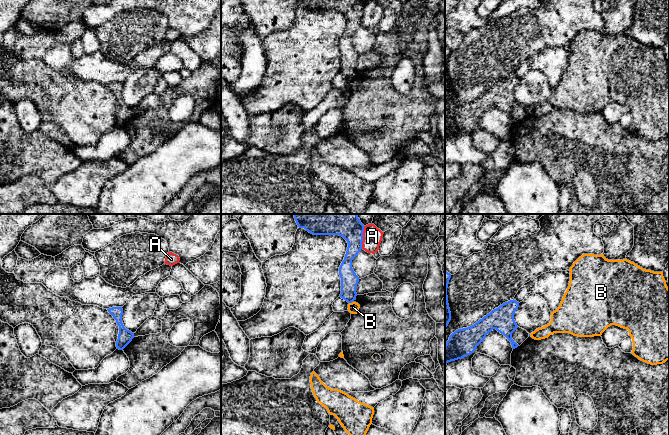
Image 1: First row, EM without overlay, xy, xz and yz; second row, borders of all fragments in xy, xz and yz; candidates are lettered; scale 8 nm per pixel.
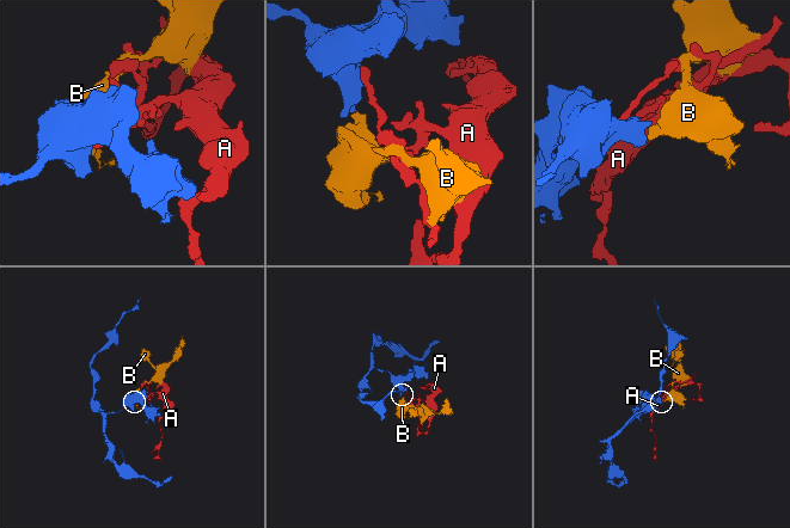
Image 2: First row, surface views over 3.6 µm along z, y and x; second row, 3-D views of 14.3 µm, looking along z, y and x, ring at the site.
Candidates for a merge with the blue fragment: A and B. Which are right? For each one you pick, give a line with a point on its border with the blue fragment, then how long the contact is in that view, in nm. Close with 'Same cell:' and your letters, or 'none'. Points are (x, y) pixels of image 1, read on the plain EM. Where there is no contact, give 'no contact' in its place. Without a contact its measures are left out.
Same cell: none

